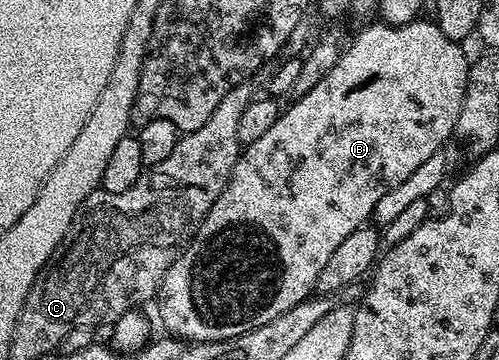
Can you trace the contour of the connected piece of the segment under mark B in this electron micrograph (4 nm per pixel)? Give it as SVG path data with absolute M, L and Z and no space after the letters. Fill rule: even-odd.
M416 19L404 25L378 23L379 25L365 26L352 41L350 38L333 71L329 71L329 75L325 75L325 79L321 79L321 83L317 83L317 87L313 87L307 95L291 101L288 109L286 107L280 112L269 131L240 152L239 162L233 167L229 183L221 191L217 203L209 207L205 219L191 234L159 284L159 321L167 328L166 332L170 336L183 343L229 339L245 331L253 331L269 323L269 319L277 319L277 315L289 311L289 307L297 307L297 303L308 300L315 293L317 275L321 275L333 251L341 247L341 239L345 239L345 235L353 231L364 228L372 220L377 202L392 187L397 187L397 183L409 179L409 175L413 175L413 171L417 171L417 167L421 167L421 163L425 163L429 155L440 152L450 142L447 140L455 133L455 124L461 115L461 103L465 99L469 57L463 54L464 46L449 39L434 20L423 20Z

